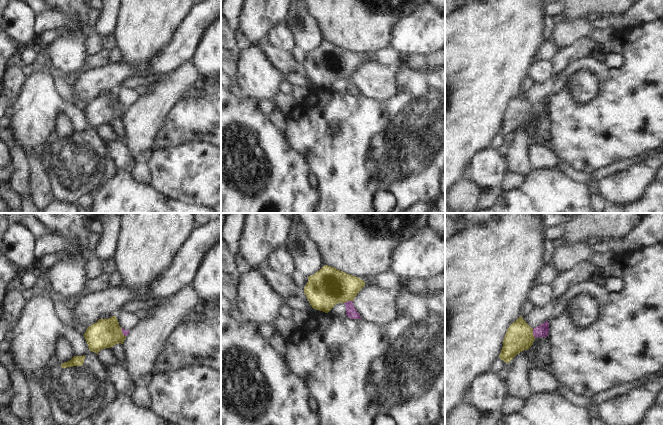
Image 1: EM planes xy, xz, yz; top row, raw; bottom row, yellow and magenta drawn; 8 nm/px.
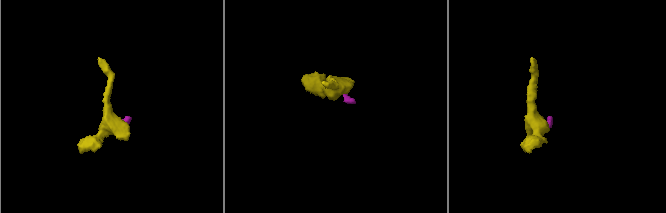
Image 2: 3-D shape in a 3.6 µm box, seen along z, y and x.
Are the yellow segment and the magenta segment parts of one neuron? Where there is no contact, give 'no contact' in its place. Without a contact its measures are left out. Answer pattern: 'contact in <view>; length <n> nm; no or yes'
contact in xz; length 80 nm; yes

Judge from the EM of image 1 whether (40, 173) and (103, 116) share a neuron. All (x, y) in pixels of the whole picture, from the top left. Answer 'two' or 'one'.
two

